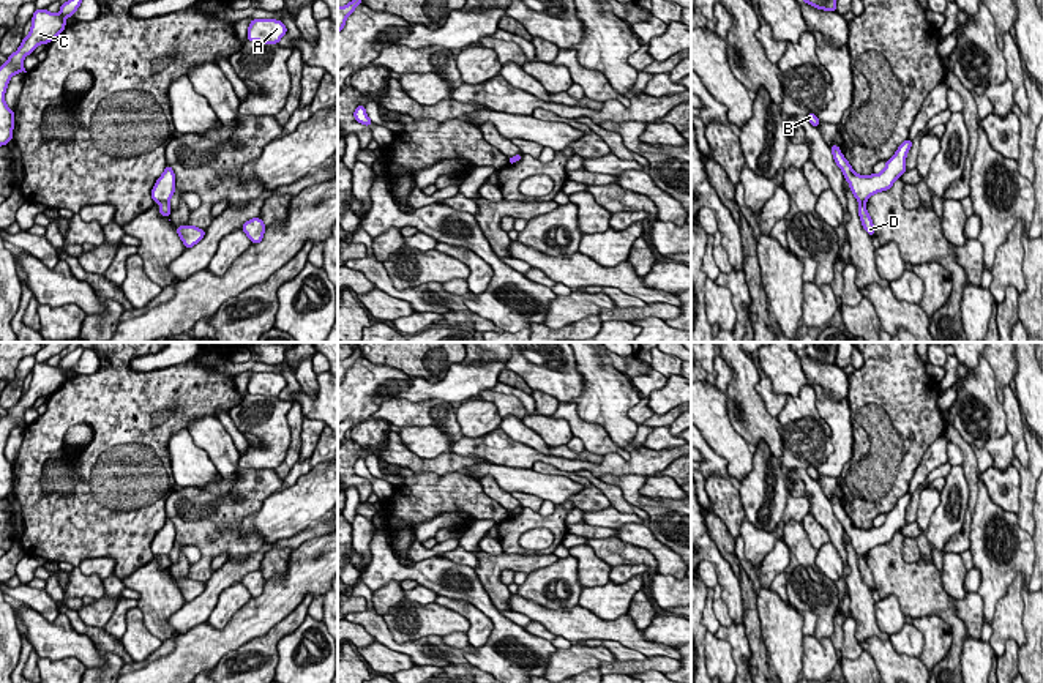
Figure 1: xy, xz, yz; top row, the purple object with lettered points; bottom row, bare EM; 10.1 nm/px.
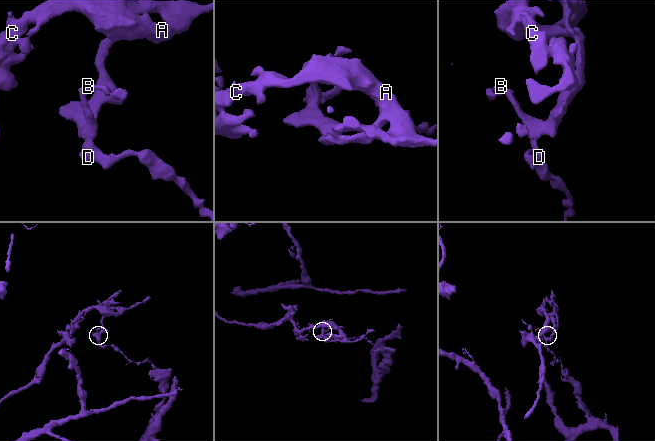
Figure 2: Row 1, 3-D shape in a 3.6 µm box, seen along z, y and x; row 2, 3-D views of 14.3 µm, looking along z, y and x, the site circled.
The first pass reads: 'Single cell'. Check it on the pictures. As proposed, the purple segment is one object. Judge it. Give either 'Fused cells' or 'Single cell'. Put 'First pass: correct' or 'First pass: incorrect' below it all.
Fused cells
First pass: incorrect

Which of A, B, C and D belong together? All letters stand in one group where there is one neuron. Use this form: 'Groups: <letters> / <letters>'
Groups: A B C / D

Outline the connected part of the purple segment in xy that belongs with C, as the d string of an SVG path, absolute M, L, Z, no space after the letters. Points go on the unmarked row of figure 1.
M79 345L60 360L58 368L49 366L47 363L35 363L28 390L22 393L14 407L8 409L8 415L0 418L0 498L6 498L13 492L14 465L5 457L5 445L9 432L21 424L27 426L24 412L33 407L38 397L50 396L65 383L65 372L77 364L84 350L85 349Z

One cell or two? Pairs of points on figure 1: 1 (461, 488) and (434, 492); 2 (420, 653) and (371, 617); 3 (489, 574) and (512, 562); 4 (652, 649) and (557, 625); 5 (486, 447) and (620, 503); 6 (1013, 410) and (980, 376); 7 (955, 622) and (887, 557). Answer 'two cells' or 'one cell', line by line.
1: one cell
2: one cell
3: one cell
4: one cell
5: two cells
6: two cells
7: one cell

